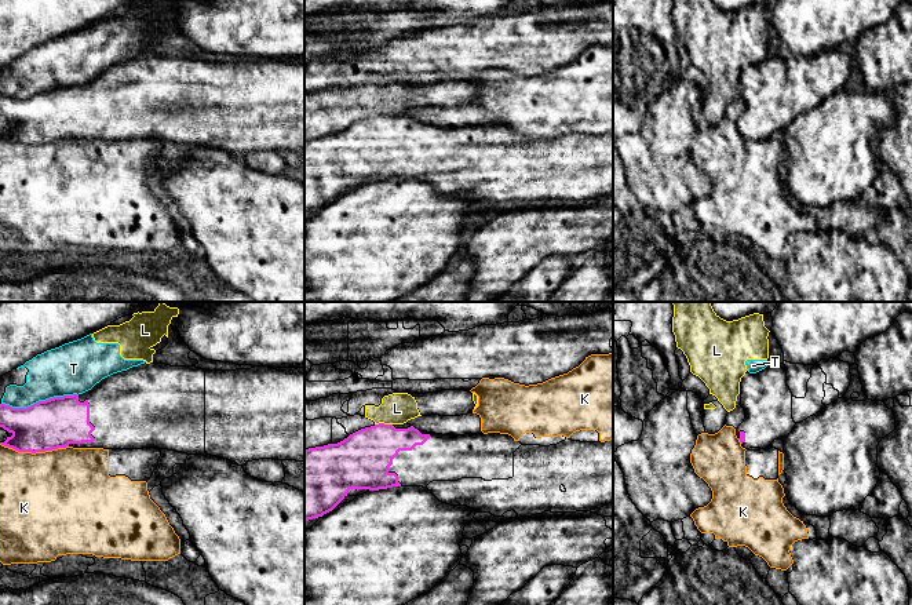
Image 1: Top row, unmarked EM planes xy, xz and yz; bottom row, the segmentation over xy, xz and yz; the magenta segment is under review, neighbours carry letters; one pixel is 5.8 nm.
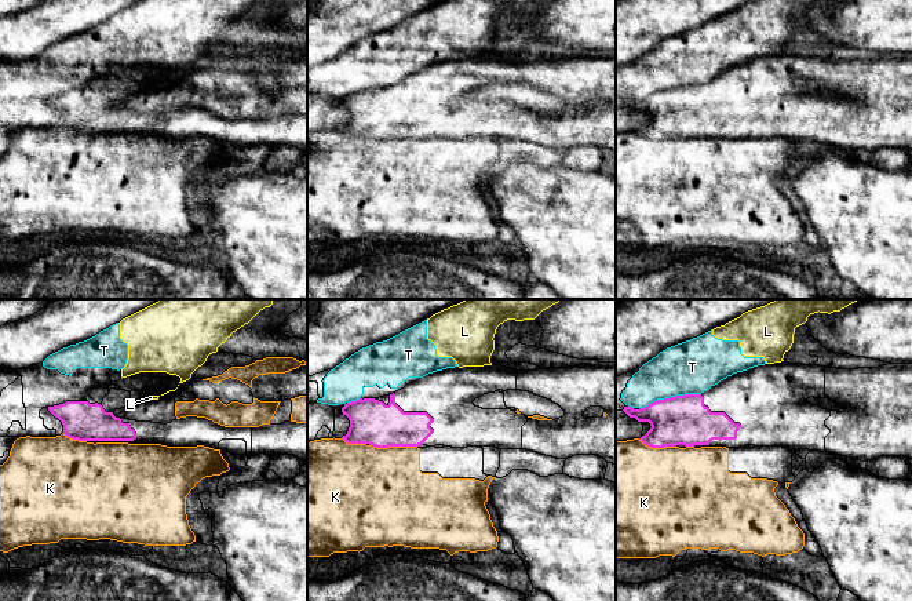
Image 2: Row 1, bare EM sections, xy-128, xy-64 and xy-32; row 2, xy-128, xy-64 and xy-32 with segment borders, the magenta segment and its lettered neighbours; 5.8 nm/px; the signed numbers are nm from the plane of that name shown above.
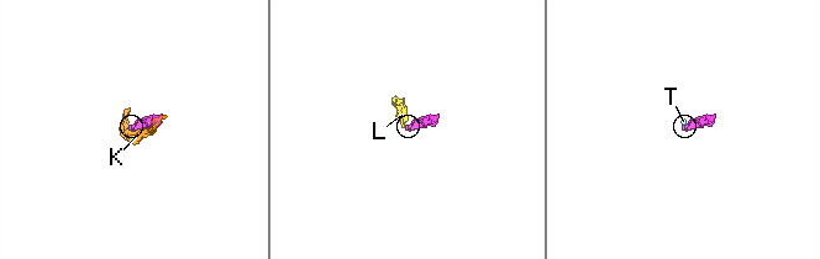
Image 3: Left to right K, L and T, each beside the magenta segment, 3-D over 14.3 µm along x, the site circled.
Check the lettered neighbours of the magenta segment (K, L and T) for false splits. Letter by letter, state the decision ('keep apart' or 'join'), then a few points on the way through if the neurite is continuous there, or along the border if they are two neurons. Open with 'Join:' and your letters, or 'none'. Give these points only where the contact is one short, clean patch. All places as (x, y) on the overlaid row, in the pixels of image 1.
Join: none
K: keep apart
L: keep apart
T: keep apart | along xy (77, 394), (54, 396), (26, 407), (2, 404)

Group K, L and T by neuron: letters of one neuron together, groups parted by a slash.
K / L T

